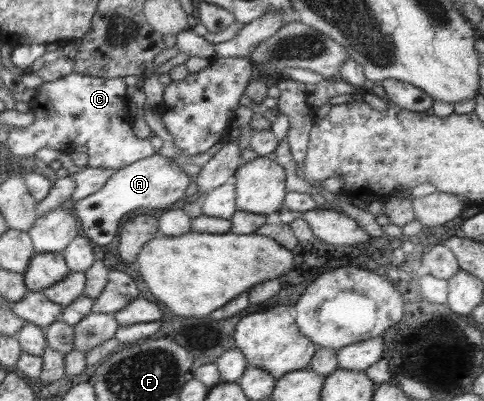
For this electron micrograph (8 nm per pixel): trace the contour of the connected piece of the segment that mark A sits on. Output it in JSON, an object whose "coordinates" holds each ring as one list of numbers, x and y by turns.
{"coordinates":[[157,152,115,170,100,189,75,201,72,214,80,222,82,234,93,244,102,246,116,238,122,218,134,216,139,207,154,213,157,210,164,211,170,204,185,196,189,182,191,180,182,167]]}

